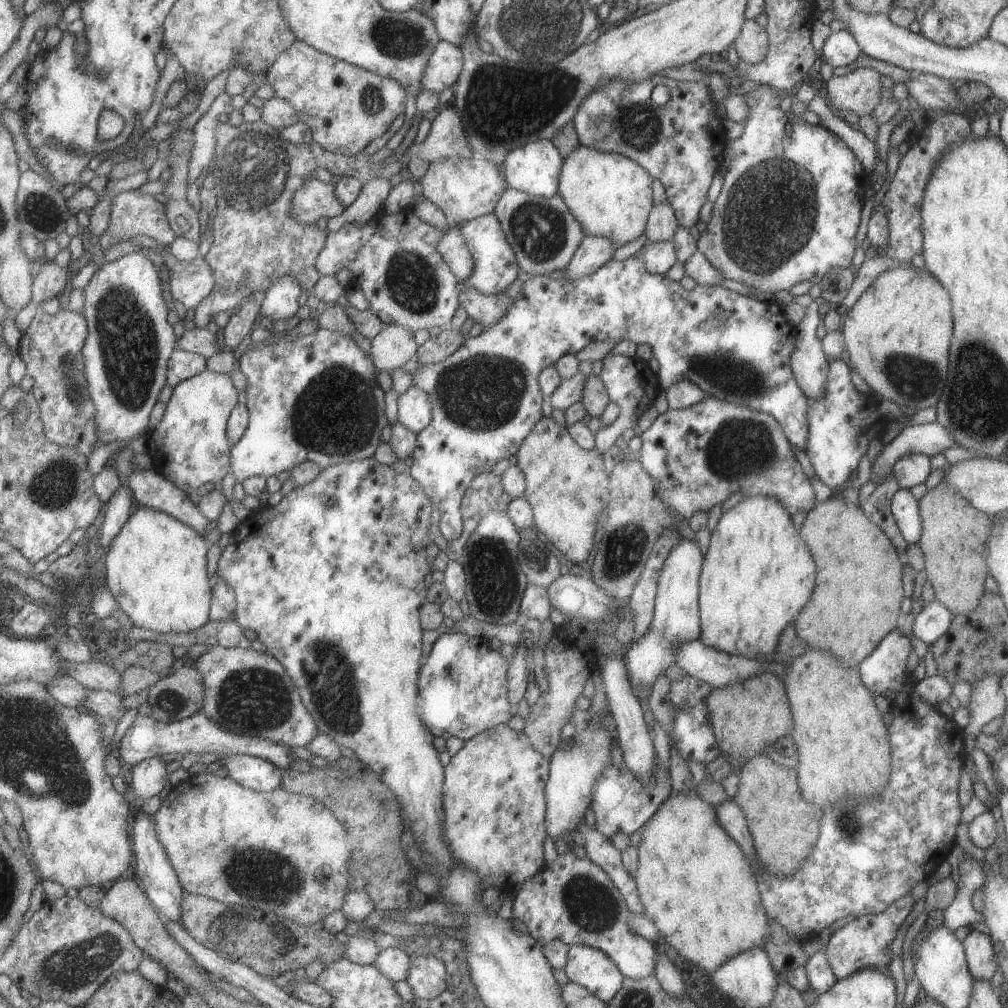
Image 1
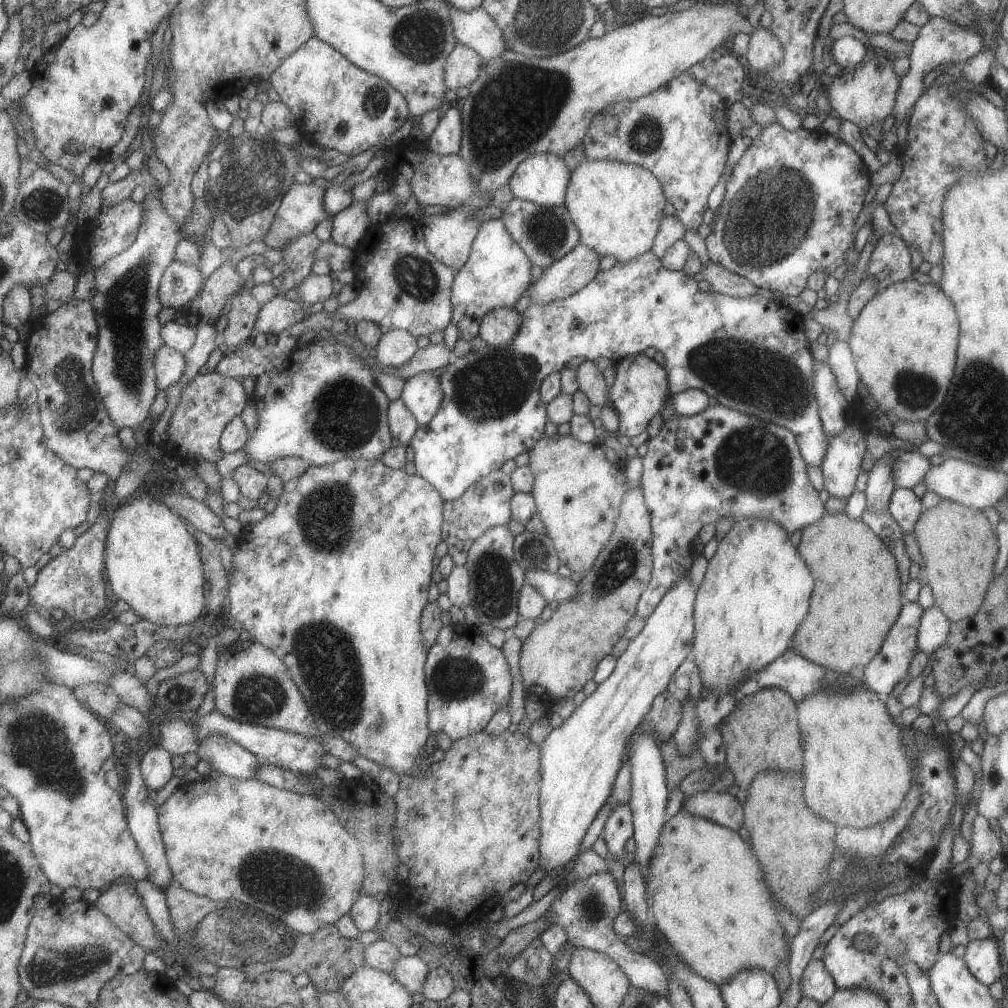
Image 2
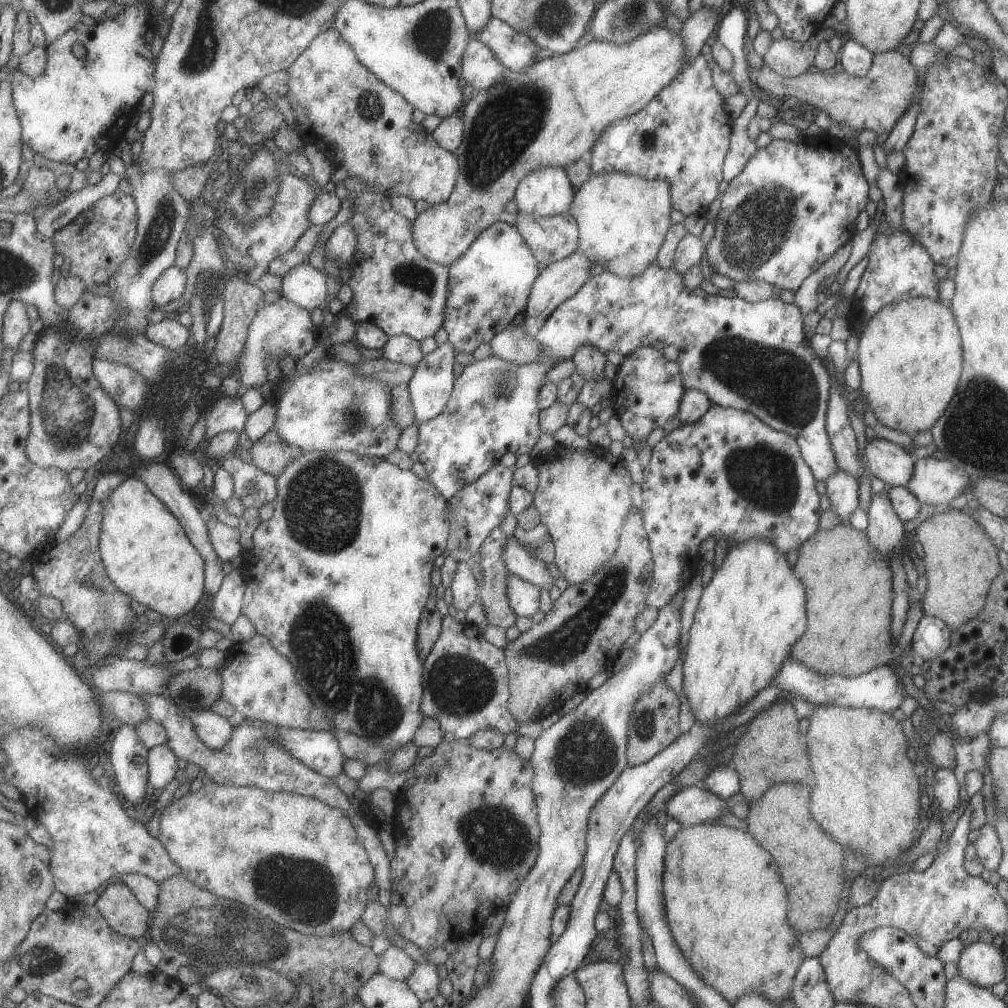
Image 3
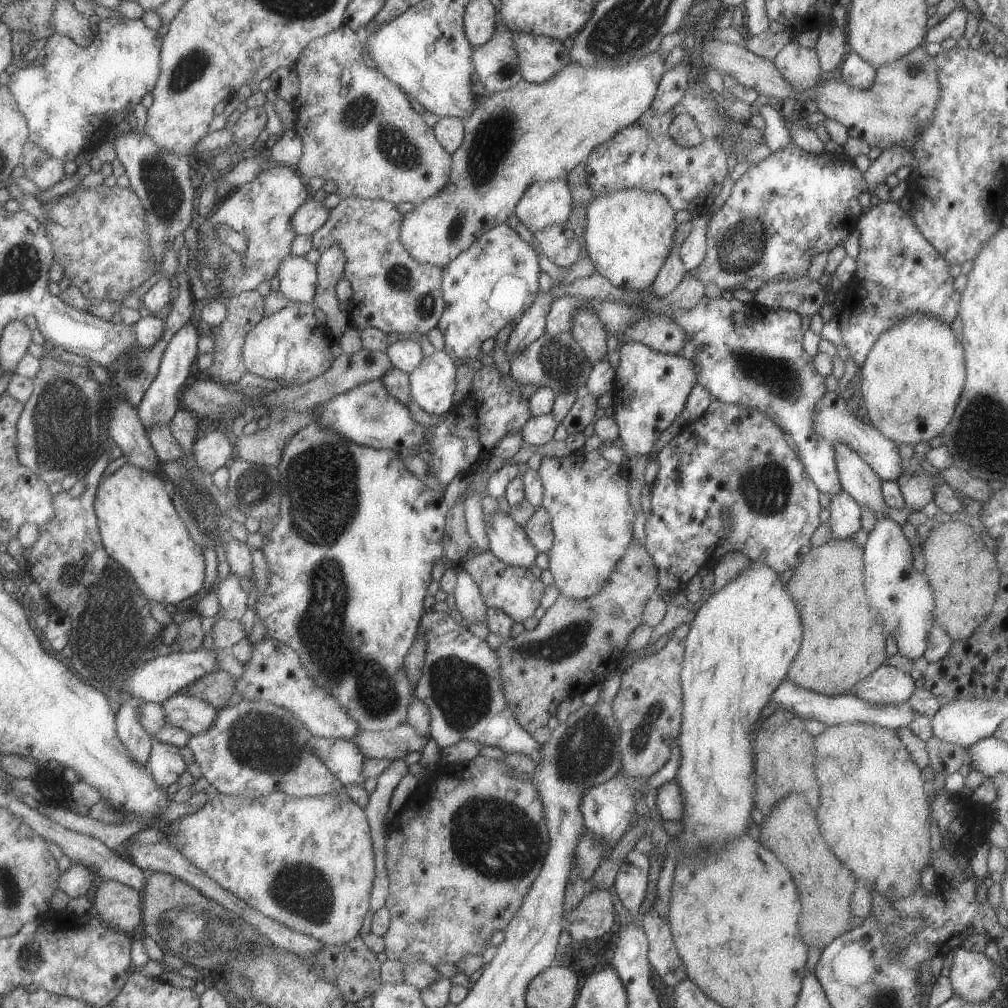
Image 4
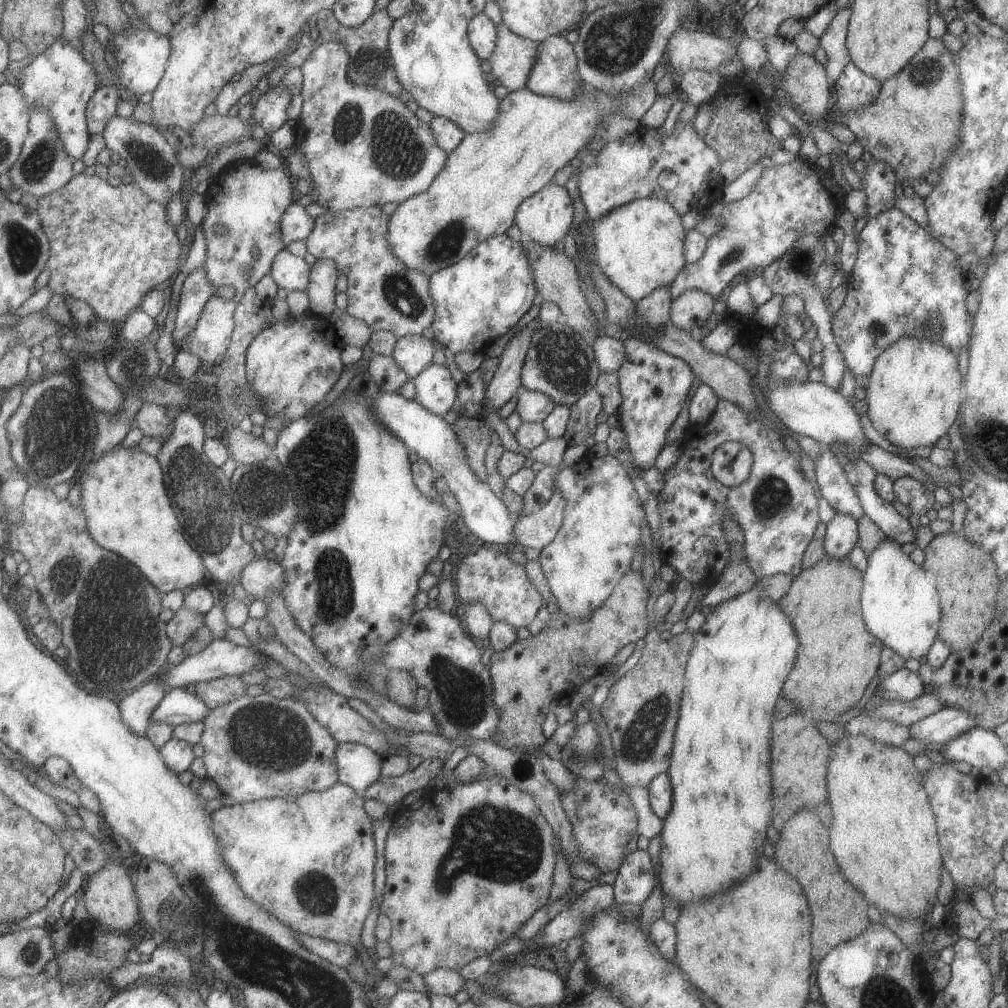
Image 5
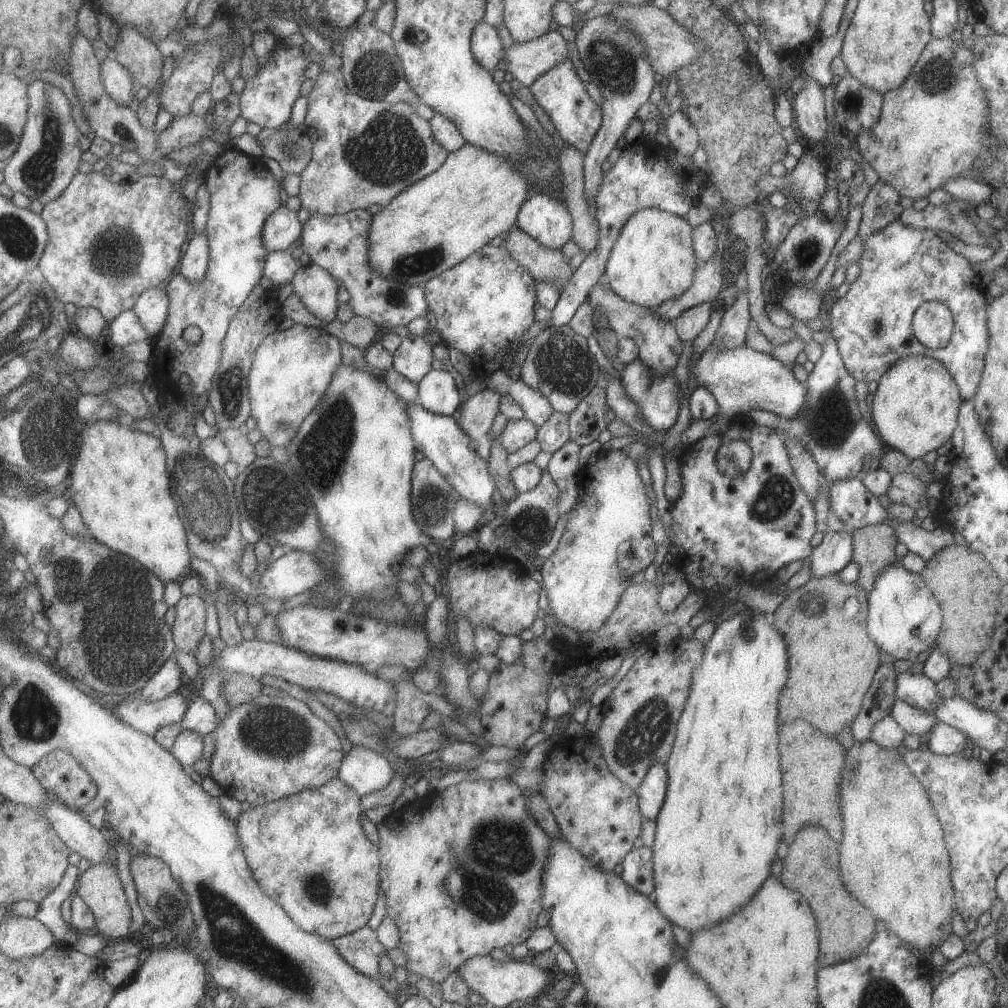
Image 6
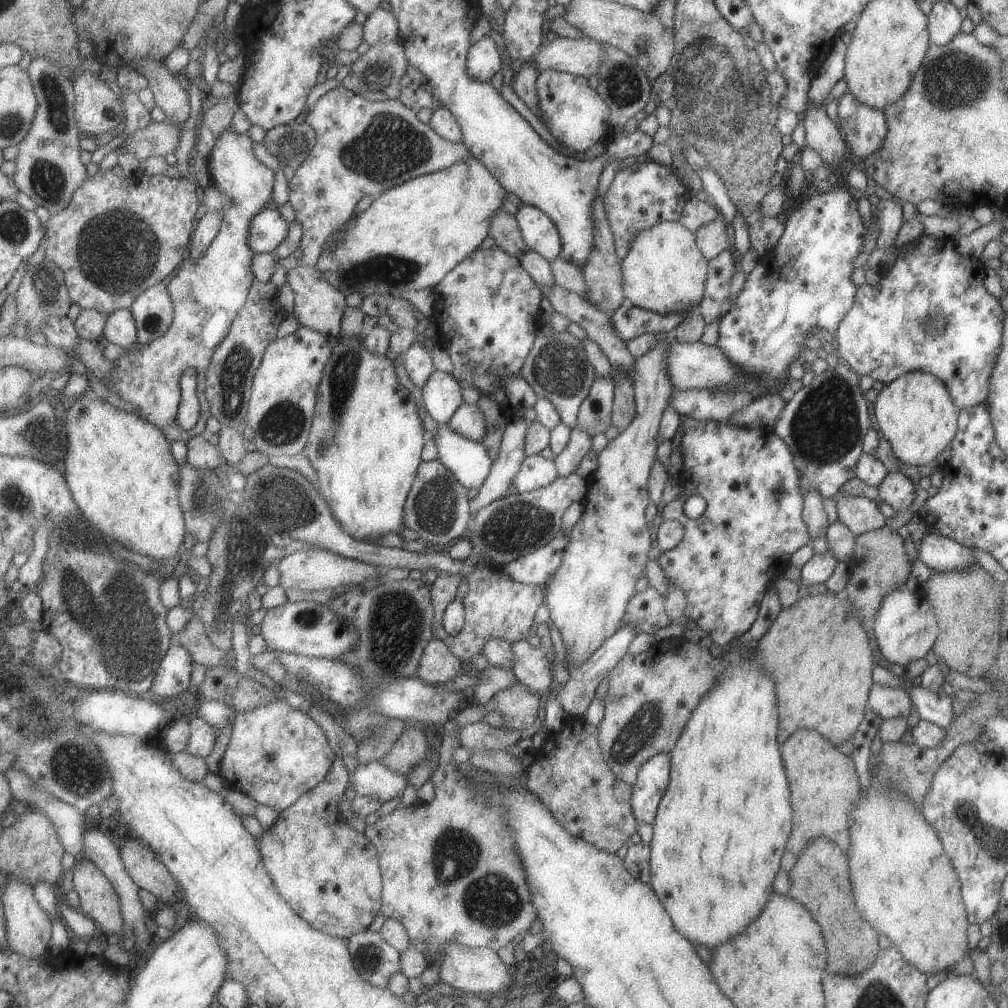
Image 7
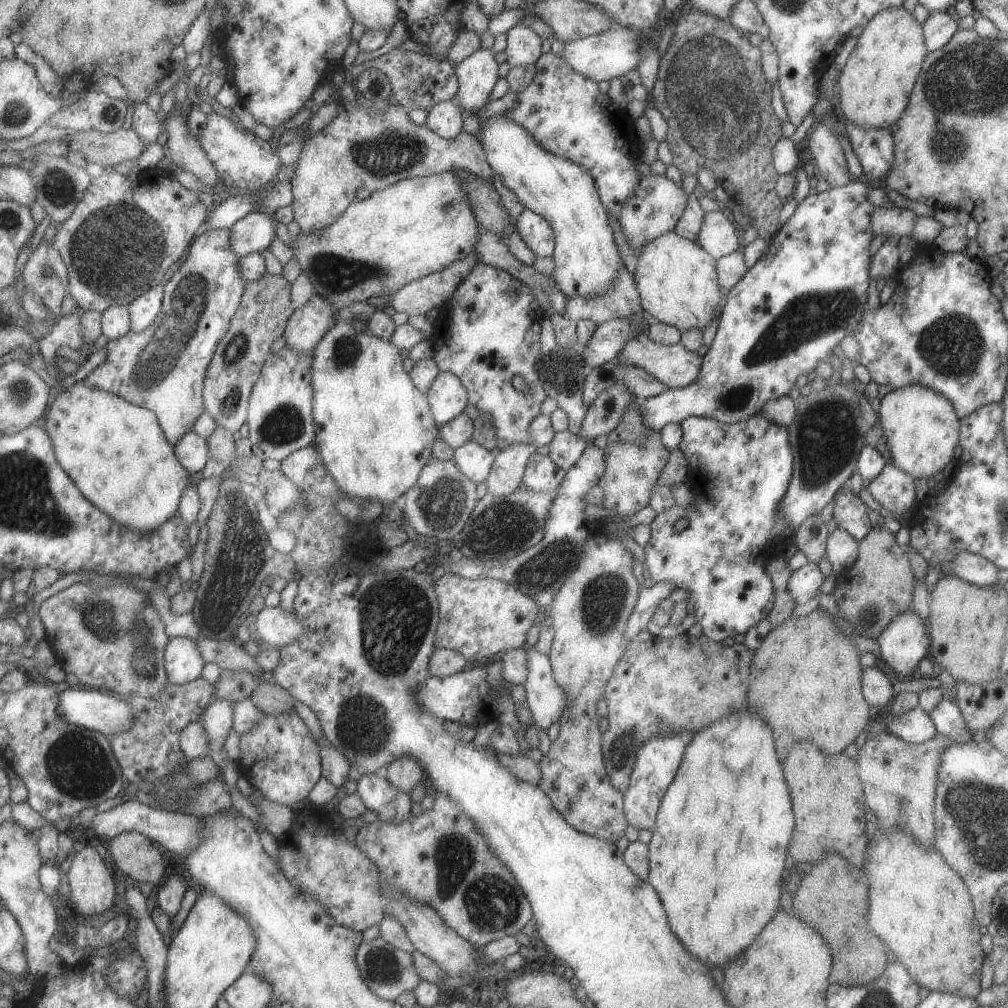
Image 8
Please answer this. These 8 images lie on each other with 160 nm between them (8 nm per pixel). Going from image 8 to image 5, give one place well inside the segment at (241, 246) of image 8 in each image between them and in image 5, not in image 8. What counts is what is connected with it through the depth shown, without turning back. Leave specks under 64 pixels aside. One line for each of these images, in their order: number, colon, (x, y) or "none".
5: (296, 224)
6: (282, 228)
7: (268, 229)

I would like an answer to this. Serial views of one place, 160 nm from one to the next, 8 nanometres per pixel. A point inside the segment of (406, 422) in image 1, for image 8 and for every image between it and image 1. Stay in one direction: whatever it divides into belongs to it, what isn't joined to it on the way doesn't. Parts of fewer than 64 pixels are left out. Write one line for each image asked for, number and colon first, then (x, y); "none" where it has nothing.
2: (421, 393)
3: (430, 385)
4: (432, 383)
5: (434, 387)
6: (437, 393)
7: (441, 394)
8: (446, 396)

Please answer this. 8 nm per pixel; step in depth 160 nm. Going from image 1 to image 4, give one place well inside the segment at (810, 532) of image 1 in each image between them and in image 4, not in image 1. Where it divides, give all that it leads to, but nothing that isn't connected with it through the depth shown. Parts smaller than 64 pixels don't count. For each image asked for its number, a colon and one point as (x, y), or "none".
2: (856, 585)
3: (848, 591)
4: (843, 643)

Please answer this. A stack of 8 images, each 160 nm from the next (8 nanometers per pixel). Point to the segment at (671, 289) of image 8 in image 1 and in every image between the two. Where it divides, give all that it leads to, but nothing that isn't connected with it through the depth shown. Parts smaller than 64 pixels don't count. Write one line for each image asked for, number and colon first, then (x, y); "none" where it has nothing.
1: (609, 195)
2: (616, 207)
3: (622, 219)
4: (628, 233)
5: (639, 247)
6: (652, 260)
7: (663, 271)

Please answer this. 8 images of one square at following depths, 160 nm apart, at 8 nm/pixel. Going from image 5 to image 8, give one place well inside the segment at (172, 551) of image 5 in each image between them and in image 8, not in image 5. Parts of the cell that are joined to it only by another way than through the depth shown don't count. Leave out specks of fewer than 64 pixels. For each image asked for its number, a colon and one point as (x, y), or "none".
6: (121, 484)
7: (119, 465)
8: (118, 453)

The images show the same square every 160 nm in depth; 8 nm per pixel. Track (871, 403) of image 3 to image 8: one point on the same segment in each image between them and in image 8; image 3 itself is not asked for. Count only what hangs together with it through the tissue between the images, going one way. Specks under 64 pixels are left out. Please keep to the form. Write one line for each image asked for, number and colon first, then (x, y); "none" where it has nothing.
4: (911, 379)
5: (914, 390)
6: (914, 408)
7: (914, 412)
8: (920, 427)

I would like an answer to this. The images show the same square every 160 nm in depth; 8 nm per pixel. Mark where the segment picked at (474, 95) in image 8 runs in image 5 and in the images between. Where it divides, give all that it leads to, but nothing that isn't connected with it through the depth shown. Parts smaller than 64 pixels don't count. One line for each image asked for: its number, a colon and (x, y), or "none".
5: (481, 33)
6: (485, 46)
7: (483, 60)

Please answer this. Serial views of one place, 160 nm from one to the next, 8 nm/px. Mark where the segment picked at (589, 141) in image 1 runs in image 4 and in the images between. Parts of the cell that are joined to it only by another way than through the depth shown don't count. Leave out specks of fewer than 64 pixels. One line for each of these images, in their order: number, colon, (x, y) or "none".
2: (678, 132)
3: (681, 136)
4: (642, 155)

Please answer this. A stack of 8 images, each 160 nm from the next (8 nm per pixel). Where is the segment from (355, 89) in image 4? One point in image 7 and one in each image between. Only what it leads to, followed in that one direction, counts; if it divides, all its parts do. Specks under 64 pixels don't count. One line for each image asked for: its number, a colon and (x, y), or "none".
5: (366, 148)
6: (366, 151)
7: (362, 148)

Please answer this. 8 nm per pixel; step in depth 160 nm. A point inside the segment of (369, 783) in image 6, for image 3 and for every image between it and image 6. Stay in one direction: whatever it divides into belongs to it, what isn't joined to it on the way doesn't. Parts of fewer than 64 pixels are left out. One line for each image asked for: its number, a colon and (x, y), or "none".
3: (319, 750)
4: (341, 757)
5: (358, 766)

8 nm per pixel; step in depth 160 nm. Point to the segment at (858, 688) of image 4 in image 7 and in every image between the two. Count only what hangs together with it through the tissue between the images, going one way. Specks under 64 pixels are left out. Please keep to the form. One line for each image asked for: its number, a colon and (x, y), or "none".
5: (903, 685)
6: (917, 690)
7: (935, 707)

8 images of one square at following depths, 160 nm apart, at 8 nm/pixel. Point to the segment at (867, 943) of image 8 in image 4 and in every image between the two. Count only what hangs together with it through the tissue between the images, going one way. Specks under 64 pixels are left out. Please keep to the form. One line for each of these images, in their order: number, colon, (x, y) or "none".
4: (824, 884)
5: (838, 910)
6: (845, 927)
7: (819, 879)

